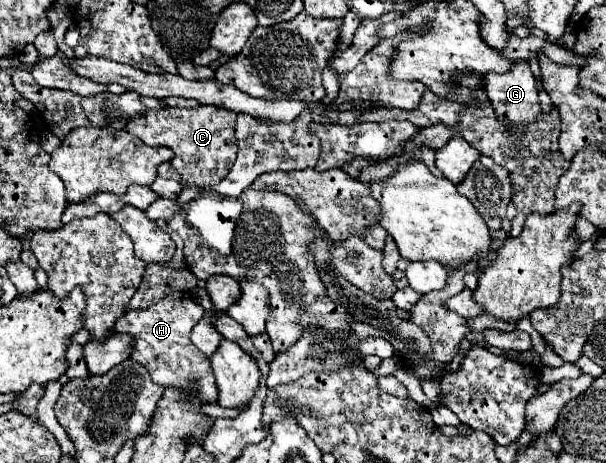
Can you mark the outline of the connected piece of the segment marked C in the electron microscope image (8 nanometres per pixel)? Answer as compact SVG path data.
M205 105L197 109L163 107L159 111L149 111L145 117L129 121L125 129L151 147L169 147L175 153L171 165L185 181L193 185L213 185L229 173L229 167L233 167L233 155L237 155L235 117L237 115L233 115L233 111L221 111Z

